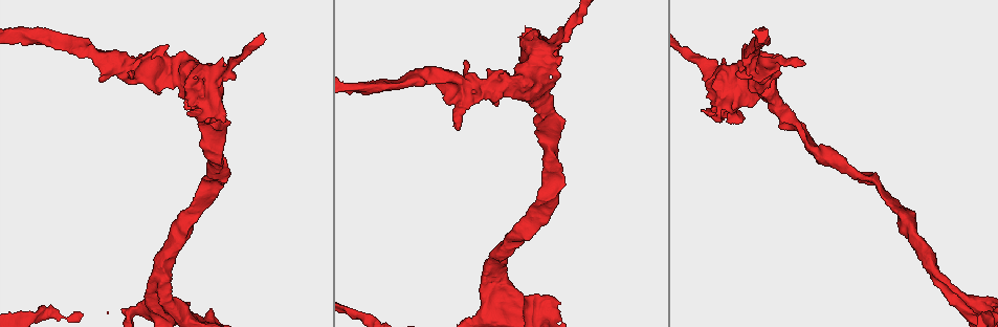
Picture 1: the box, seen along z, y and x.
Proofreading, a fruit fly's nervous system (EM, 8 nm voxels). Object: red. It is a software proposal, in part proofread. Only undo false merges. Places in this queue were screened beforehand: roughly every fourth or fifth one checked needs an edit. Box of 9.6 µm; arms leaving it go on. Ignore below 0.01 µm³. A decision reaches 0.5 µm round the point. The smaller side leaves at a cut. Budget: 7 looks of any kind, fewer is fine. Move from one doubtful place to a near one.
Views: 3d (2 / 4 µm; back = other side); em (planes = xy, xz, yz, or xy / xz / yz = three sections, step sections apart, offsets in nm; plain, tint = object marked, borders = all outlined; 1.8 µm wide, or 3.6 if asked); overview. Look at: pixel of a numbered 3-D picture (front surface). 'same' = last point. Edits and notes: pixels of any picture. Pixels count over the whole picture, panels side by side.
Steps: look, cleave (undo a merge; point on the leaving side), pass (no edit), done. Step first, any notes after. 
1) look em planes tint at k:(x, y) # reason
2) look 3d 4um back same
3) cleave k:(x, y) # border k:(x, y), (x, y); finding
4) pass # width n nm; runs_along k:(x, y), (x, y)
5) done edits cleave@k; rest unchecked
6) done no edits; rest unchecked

look em planes borders at 1:(161, 286) # side arm on a straight run

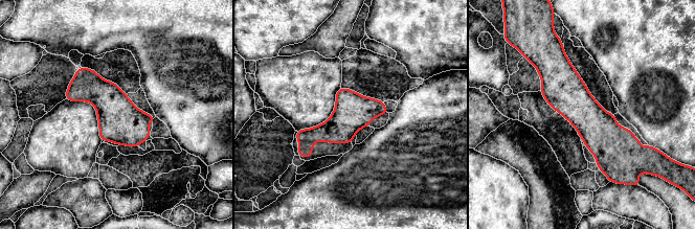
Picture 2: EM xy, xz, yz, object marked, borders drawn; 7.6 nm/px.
pass # width 280 nm; runs_along 2:(553, 61), (618, 167); one neuron here

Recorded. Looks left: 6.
look 3d 4um at 1:(212, 82) # abrupt turn

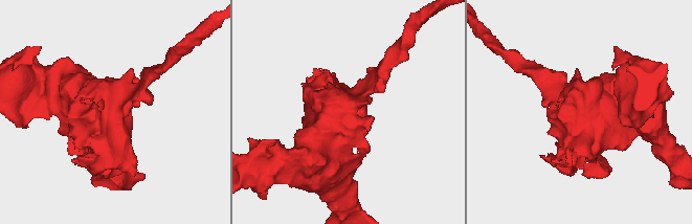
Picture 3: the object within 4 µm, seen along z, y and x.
look em 3.6um planes plain at 3:(114, 110)

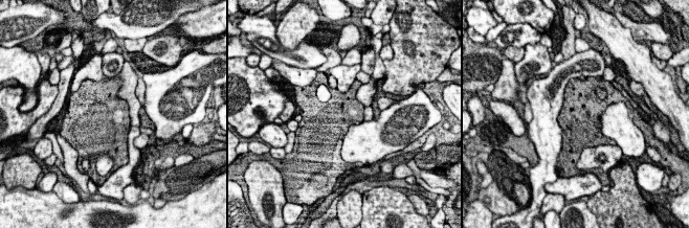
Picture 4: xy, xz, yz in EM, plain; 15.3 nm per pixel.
look em 3.6um planes tint same

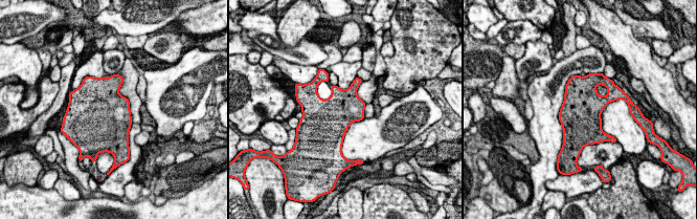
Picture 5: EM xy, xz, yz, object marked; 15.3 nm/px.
pass # continuous, no second neuron

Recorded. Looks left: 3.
look 3d 4um at 1:(770, 65) # looks like a crossing

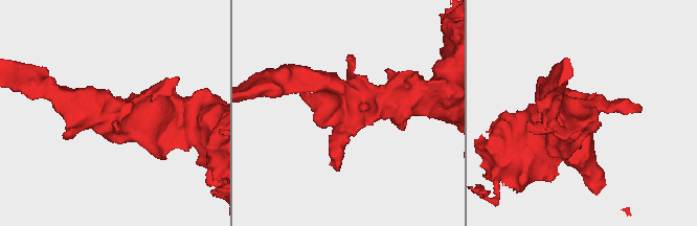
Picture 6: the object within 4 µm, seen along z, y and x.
look em 3.6um planes borders at 6:(583, 110) # need the tissue

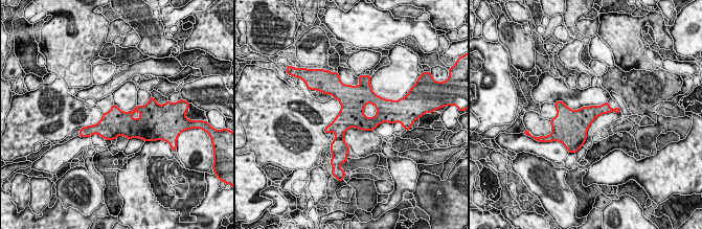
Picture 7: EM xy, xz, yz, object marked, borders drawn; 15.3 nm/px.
pass # width 380 nm; all the same neuron

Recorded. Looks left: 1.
done no edits; rest unchecked

